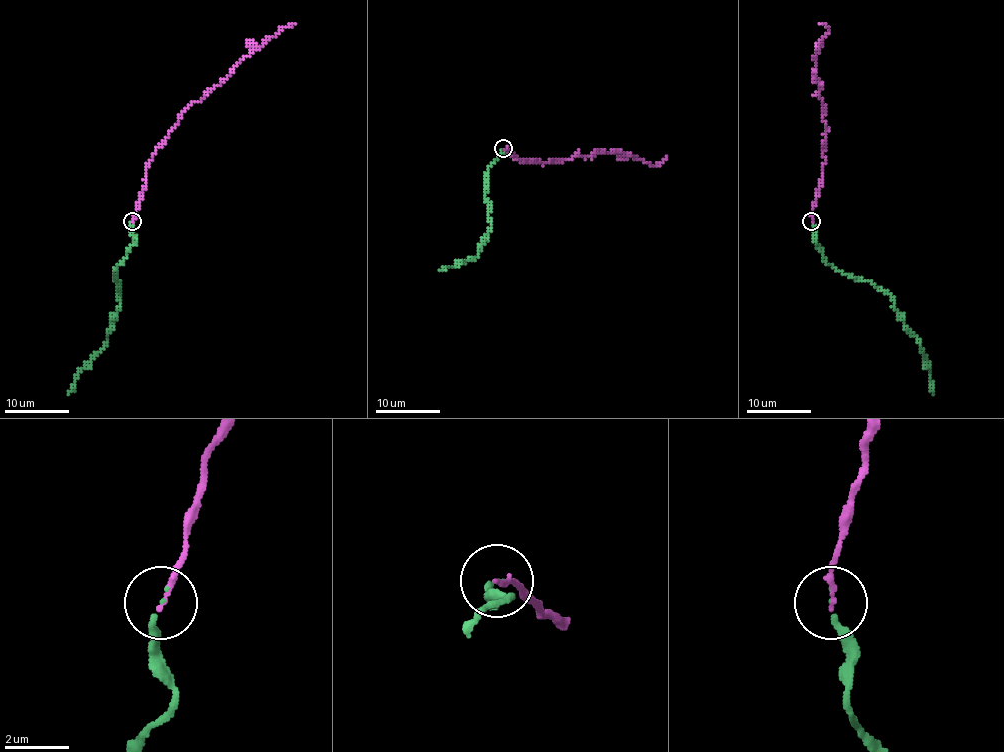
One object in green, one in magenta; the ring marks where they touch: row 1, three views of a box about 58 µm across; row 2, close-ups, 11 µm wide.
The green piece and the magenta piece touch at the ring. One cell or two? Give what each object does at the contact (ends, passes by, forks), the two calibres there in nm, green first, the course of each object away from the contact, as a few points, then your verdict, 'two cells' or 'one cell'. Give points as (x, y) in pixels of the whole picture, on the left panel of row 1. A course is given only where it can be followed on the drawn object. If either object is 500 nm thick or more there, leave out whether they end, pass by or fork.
green ends; magenta ends; calibres 150 and 170 nm; course green (132, 221), (135, 242), (116, 267), (119, 307), (113, 327), (103, 348), (78, 372), (75, 387), (67, 395); course magenta (132, 221), (145, 184), (145, 167), (176, 125), (178, 117), (220, 83), (241, 60), (283, 28), (296, 23); two cells

